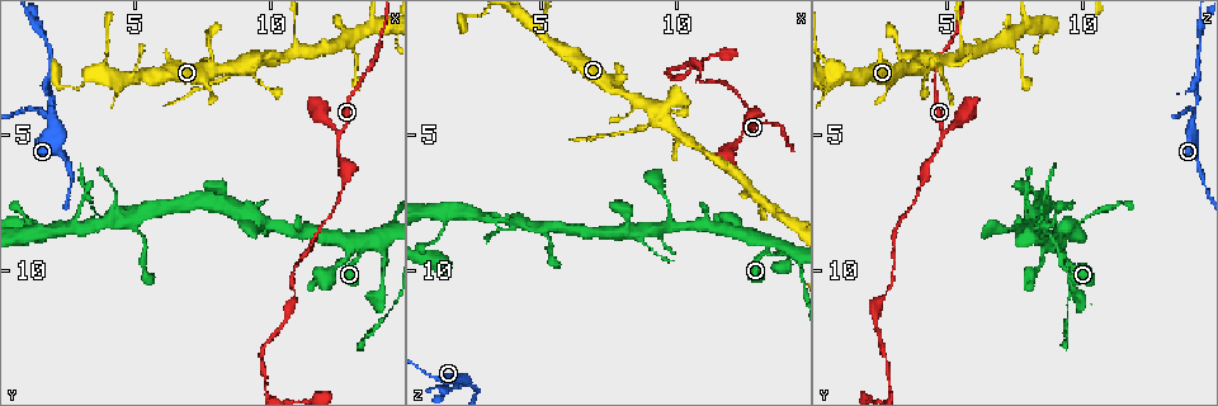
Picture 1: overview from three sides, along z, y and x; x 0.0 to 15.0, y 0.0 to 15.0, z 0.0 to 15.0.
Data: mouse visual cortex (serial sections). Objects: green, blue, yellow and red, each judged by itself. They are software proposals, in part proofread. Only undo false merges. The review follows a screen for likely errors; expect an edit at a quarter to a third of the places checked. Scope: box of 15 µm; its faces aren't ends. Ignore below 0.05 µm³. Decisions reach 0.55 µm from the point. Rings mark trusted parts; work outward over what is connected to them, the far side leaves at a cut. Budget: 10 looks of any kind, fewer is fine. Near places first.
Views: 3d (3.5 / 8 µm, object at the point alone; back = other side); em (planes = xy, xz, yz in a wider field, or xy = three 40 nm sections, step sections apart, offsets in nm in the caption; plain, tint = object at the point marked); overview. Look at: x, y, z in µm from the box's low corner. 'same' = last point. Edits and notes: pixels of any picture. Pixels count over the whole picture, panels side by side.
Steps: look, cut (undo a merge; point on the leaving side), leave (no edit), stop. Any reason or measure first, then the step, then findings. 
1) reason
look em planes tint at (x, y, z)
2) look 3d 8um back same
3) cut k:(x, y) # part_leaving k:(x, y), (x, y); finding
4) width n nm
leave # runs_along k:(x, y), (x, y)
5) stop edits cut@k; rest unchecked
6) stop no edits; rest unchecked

sudden change in width
look 3d 3.5um at (8.6, 2.5, 4.8)

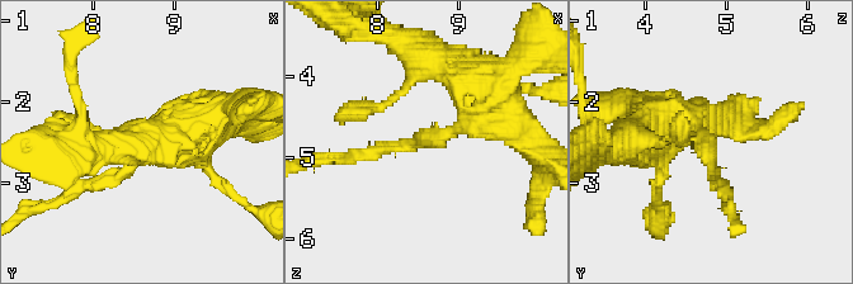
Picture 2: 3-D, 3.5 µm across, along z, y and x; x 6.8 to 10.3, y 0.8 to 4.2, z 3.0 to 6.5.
need the tissue
look em xy step 1 tint at (8.75, 2.45, 4.80)

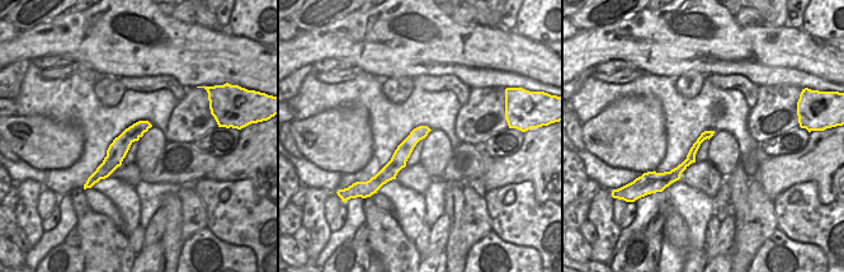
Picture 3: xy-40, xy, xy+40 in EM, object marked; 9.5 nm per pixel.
cut 2:(710, 154) # part_leaving 2:(700, 127), (725, 194); two cells meet here

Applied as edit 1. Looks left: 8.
small branch off a trunk
look 3d 3.5um at (1.8, 4.5, 14.0)

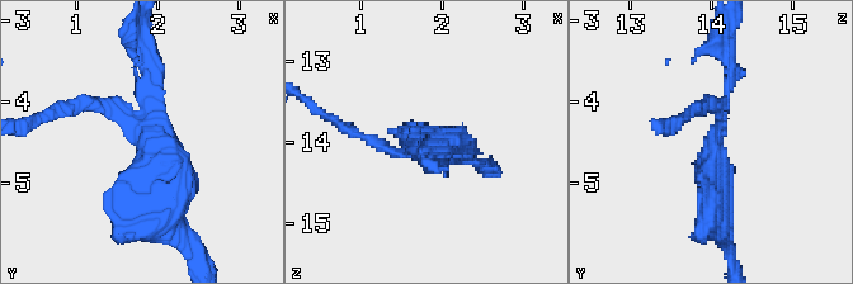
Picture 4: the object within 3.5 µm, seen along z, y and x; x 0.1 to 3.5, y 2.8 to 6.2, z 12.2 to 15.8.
arms 3; arm_widths 150, 150, 400 nm; now the EM
look em planes tint at (1.85, 4.45, 14.00)

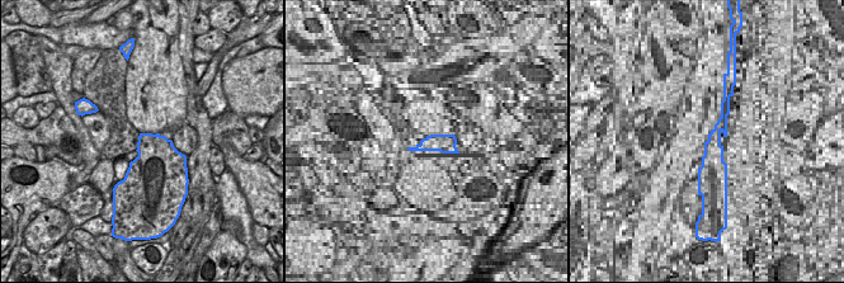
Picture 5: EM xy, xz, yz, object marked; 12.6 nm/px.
cut 4:(378, 145) # part_leaving 4:(146, 137), (114, 105), (41, 117); two cells meet here

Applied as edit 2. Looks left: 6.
see it whole again
look overview

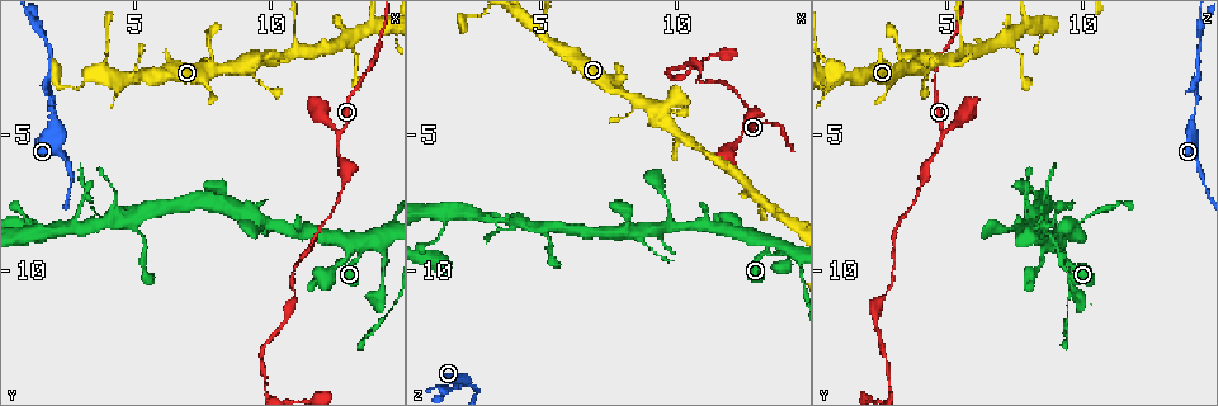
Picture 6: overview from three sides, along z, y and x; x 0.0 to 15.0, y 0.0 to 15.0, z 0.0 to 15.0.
thick turns thin
look 3d 3.5um at (13.4, 9.1, 8.9)

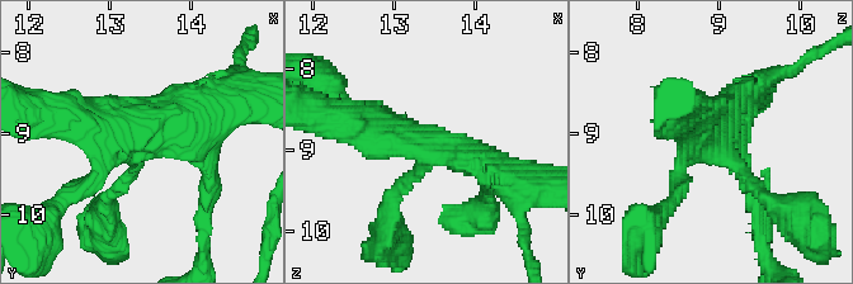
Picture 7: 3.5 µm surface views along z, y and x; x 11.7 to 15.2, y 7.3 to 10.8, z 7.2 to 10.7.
now the EM
look em planes tint at (13.35, 9.15, 8.95)

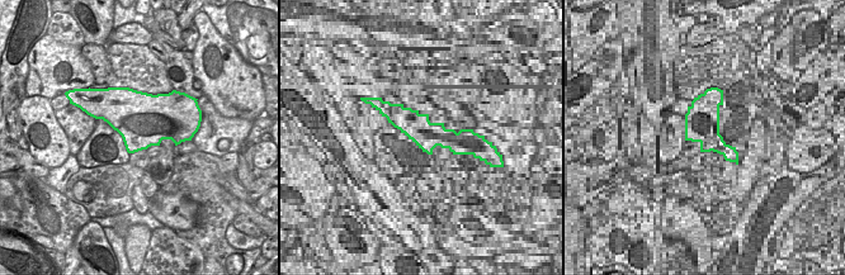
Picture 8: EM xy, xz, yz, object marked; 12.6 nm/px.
leave # runs_along 7:(769, 199), (688, 114); continuous, no second cell

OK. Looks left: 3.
sharp bend
look 3d 3.5um at (9.9, 14.3, 2.9)

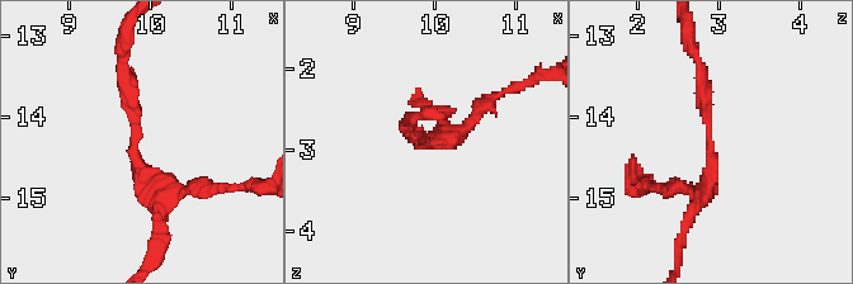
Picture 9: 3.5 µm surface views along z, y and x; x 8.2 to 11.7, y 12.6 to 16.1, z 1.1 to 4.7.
arm_widths 150, 250 nm; shape alone is not enough
look em planes tint at (9.80, 14.25, 2.85)

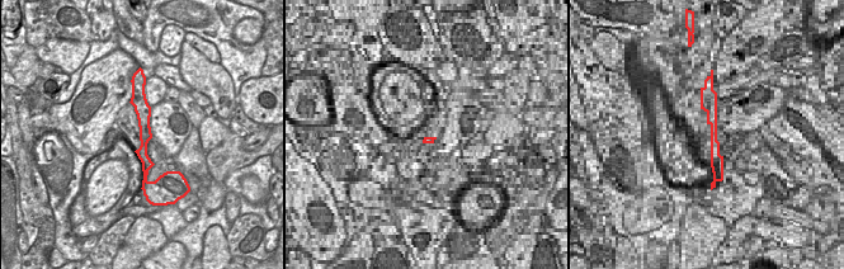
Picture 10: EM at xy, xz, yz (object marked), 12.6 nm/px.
leave # one cell here

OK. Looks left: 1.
stop edits cut@2, cut@4; rest unchecked

